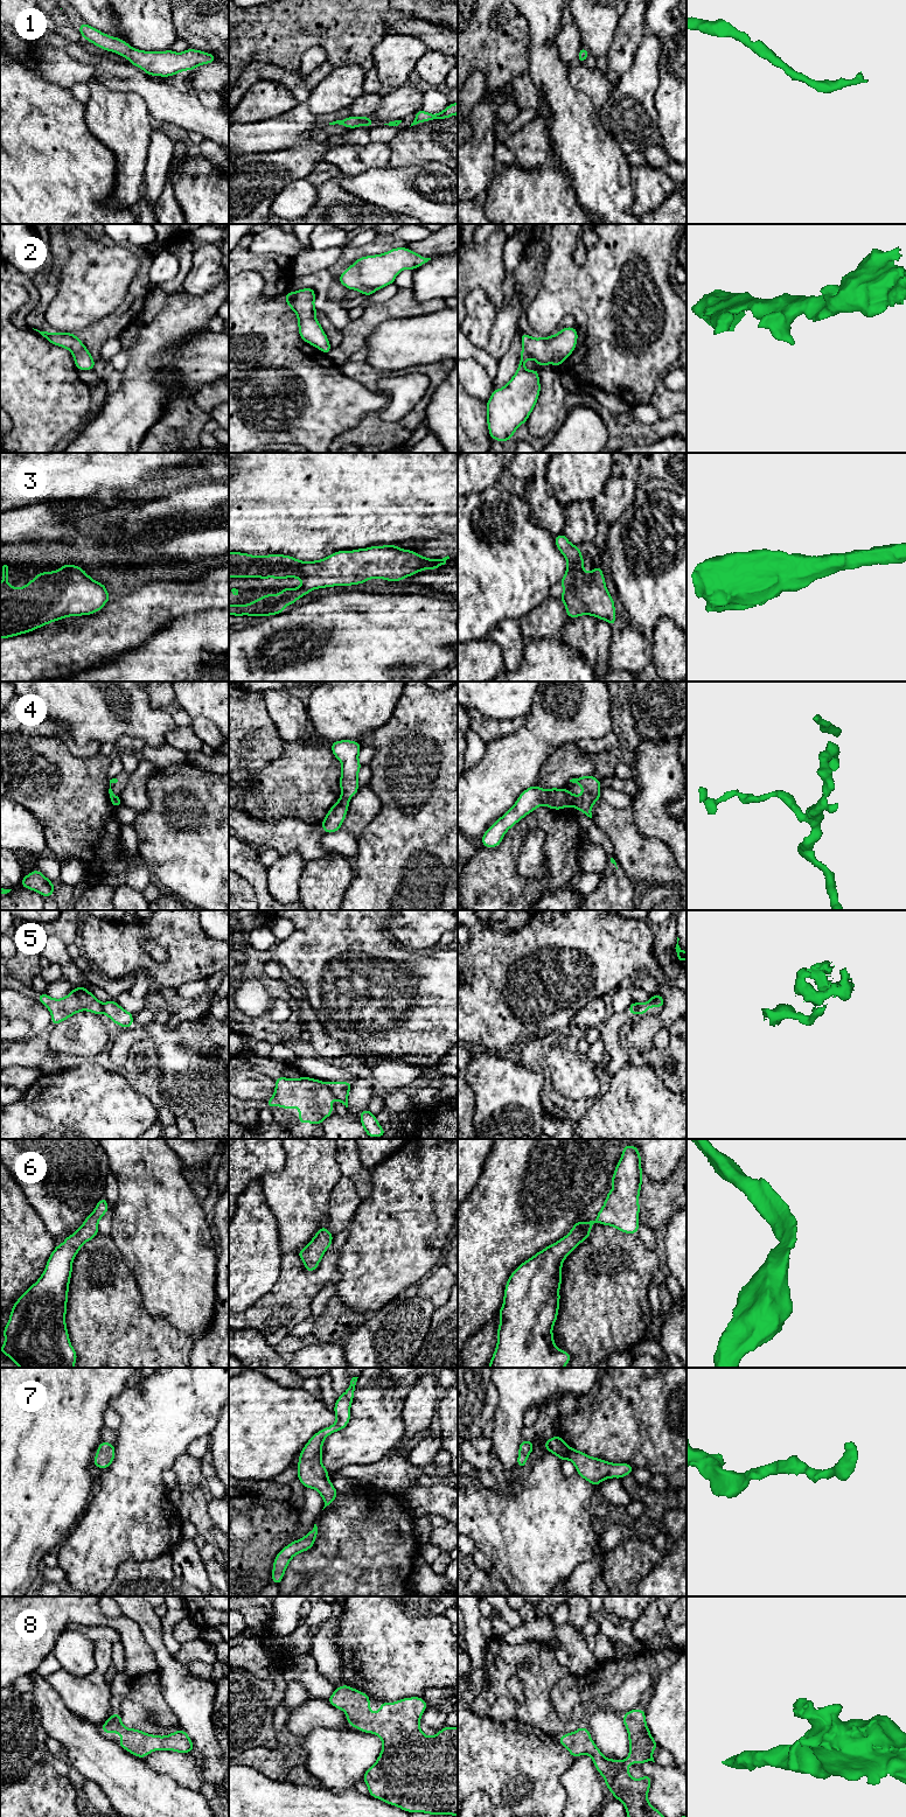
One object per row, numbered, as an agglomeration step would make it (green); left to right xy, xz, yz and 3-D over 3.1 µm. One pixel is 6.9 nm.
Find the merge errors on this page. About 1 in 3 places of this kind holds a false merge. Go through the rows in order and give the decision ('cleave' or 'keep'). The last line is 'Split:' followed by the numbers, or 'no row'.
1: keep
2: keep
3: keep
4: keep
5: cleave
6: keep
7: keep
8: keep
Split: 5

